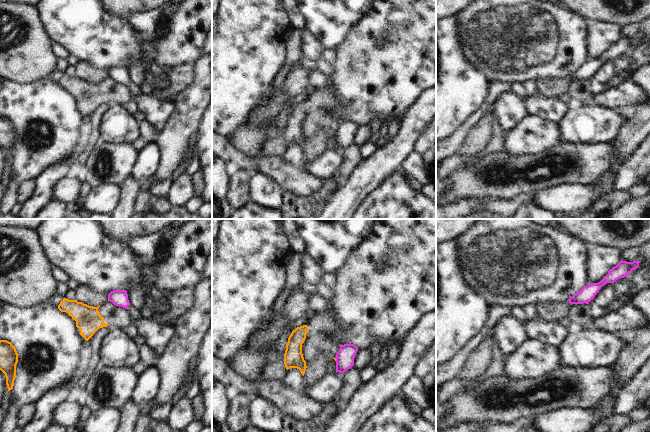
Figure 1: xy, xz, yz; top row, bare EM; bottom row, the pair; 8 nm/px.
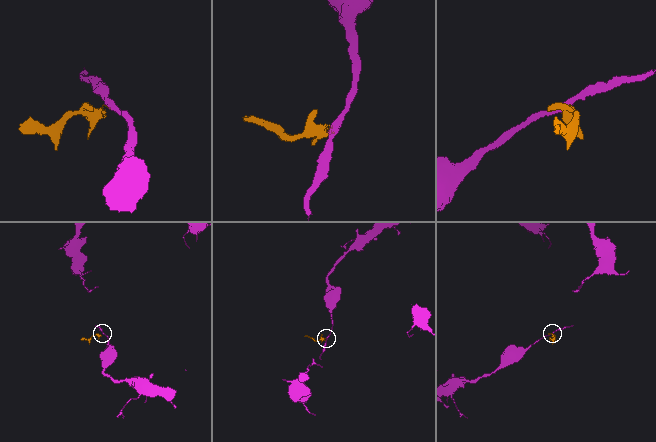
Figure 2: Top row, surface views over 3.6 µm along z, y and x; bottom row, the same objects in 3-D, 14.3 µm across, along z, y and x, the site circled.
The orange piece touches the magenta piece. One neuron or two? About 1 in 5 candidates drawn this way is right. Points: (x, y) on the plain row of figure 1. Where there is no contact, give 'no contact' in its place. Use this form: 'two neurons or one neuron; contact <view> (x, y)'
two neurons; contact xz (335, 135)

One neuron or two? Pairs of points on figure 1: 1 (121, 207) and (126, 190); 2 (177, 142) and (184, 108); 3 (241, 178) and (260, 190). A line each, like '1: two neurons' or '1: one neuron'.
1: one neuron
2: one neuron
3: two neurons

